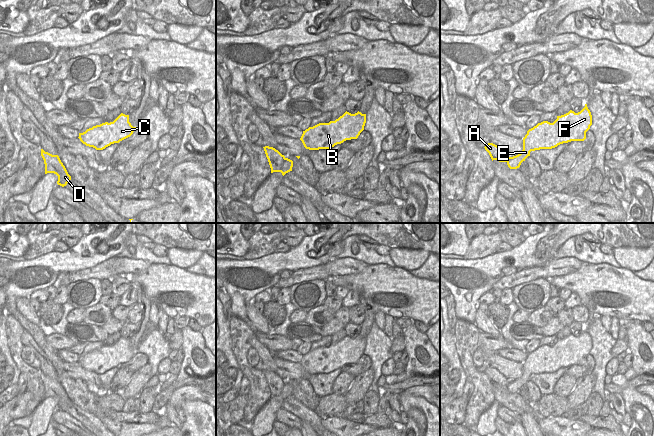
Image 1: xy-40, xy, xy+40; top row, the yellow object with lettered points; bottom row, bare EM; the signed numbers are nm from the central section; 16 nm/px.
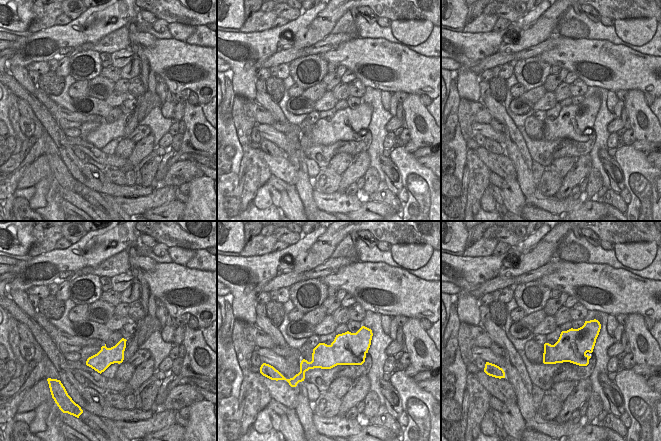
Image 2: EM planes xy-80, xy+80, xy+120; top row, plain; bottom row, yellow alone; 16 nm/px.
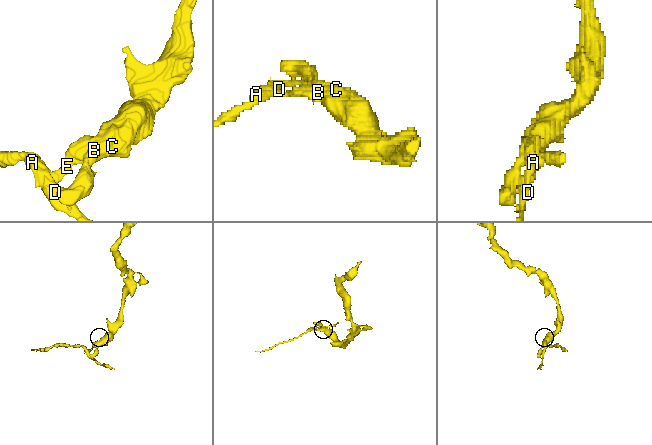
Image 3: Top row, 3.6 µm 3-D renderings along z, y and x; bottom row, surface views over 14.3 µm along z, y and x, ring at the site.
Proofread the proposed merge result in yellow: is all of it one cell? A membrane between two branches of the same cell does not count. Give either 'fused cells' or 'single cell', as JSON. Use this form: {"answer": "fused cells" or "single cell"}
{"answer": "fused cells"}

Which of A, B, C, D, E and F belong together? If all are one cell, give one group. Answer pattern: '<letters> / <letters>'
A D / B C E F

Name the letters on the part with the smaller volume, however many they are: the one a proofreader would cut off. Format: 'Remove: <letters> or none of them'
Remove: A, D

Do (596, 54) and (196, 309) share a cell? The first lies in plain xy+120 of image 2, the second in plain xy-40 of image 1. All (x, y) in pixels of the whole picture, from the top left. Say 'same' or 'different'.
same

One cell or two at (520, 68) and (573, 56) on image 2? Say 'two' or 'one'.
two

